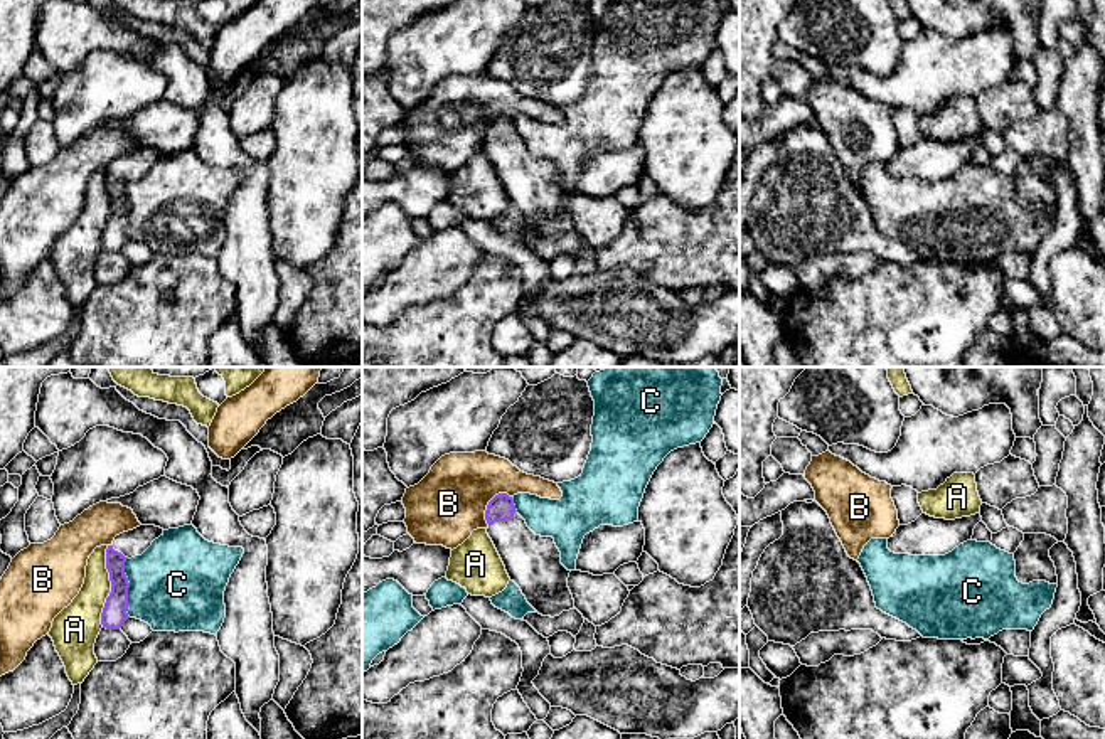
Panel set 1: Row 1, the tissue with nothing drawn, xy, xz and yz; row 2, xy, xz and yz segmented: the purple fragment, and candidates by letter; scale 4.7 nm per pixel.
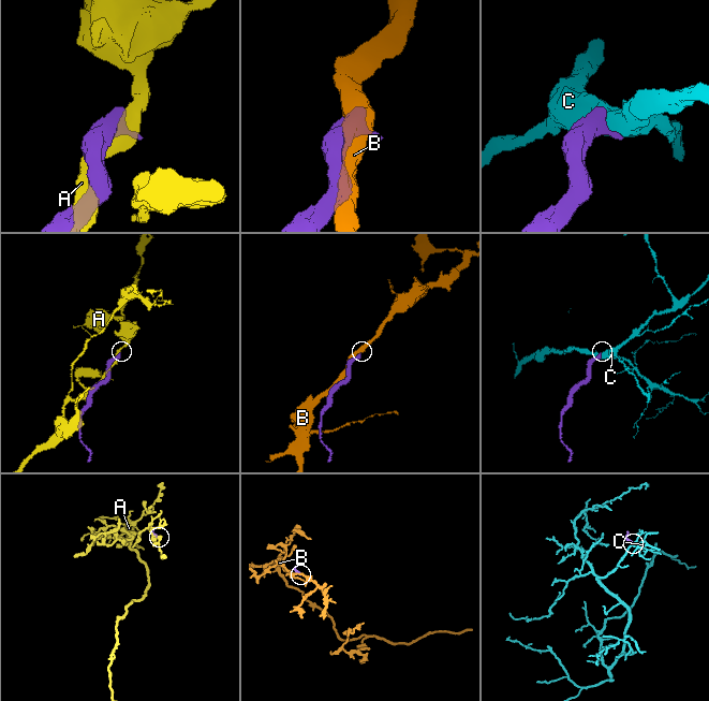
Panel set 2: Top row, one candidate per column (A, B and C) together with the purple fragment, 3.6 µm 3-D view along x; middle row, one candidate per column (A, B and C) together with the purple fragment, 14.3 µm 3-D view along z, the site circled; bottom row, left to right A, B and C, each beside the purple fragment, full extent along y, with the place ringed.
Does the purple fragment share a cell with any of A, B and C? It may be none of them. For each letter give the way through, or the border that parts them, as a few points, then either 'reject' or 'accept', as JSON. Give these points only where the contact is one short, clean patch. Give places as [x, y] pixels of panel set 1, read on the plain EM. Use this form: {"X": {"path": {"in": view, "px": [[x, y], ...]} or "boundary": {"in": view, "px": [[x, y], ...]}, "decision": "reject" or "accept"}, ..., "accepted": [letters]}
{"A": {"decision": "reject"}, "B": {"decision": "reject"}, "C": {"decision": "reject"}, "accepted": []}

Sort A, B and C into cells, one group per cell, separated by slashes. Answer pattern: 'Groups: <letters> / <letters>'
Groups: A / B / C

